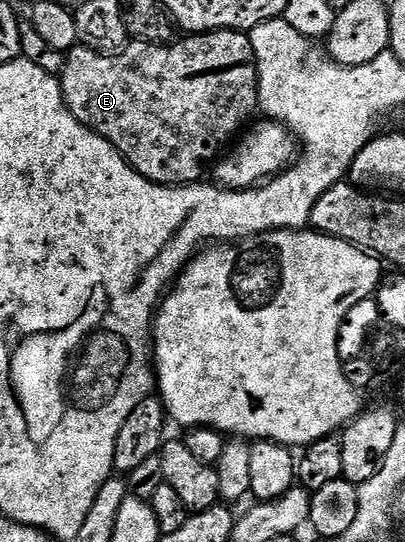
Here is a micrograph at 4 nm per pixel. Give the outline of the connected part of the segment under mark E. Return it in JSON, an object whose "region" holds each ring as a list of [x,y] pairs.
{"region":[[[220,28],[218,32],[187,34],[182,38],[184,40],[180,40],[179,38],[168,44],[156,44],[145,40],[132,39],[126,48],[114,54],[94,52],[92,48],[76,46],[72,48],[70,52],[66,53],[63,61],[61,83],[63,85],[63,101],[67,103],[68,110],[70,110],[86,128],[91,129],[91,131],[97,133],[98,136],[104,136],[105,139],[130,162],[133,168],[138,170],[146,180],[151,180],[155,184],[182,186],[184,184],[200,183],[200,181],[204,179],[203,171],[206,170],[207,163],[209,163],[209,168],[212,161],[232,143],[236,133],[252,119],[250,116],[253,114],[256,115],[259,106],[259,75],[257,74],[255,55],[253,54],[253,46],[251,45],[251,38],[248,33],[232,32],[229,28]]]}

